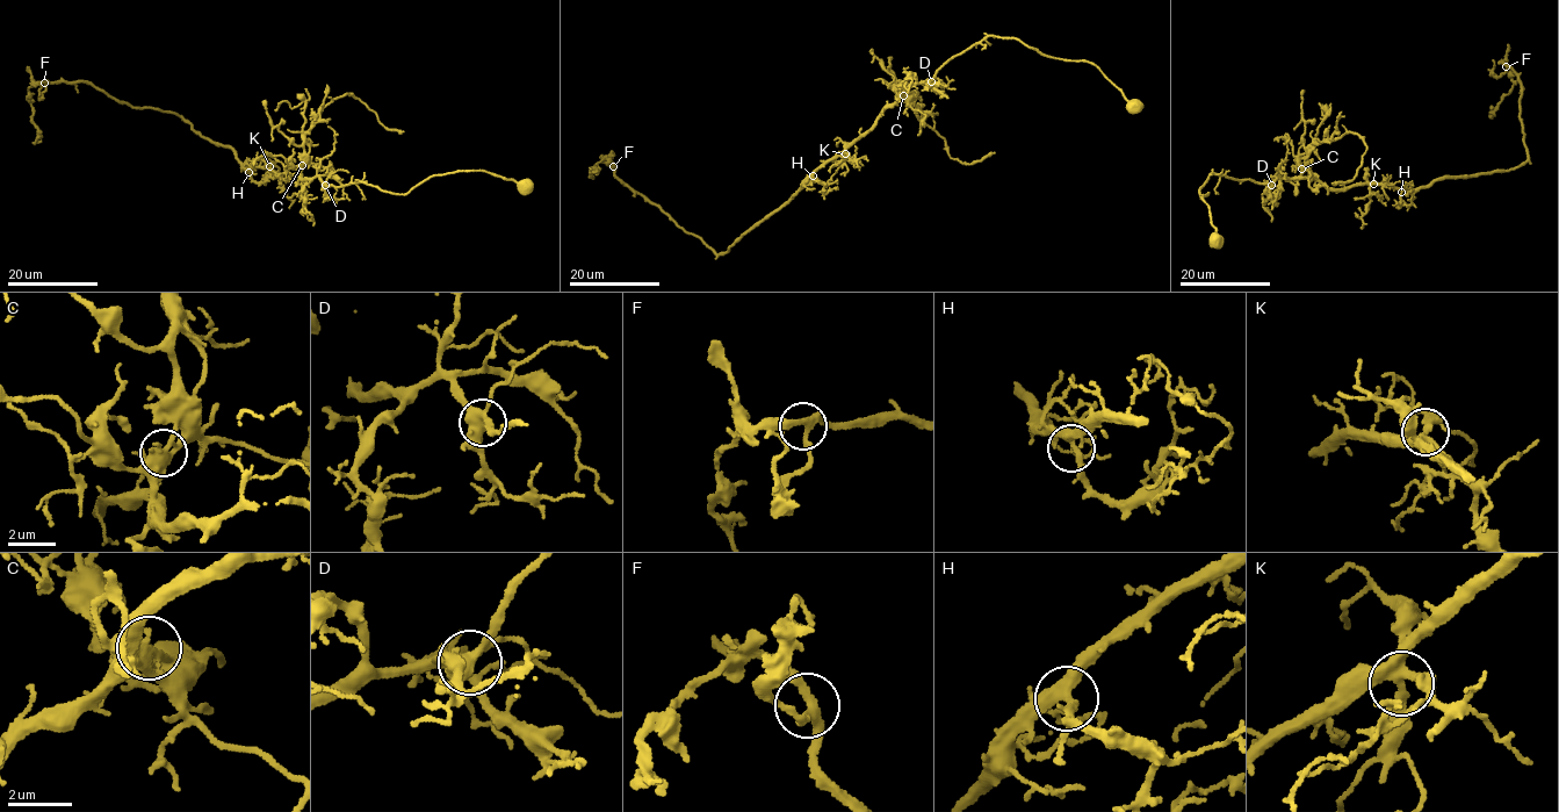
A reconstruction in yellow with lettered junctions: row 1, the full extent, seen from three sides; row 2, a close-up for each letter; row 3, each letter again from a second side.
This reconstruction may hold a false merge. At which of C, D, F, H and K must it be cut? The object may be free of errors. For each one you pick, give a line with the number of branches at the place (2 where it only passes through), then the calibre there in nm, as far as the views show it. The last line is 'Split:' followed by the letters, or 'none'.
C: branches 4; calibre 360 nm
Split: C

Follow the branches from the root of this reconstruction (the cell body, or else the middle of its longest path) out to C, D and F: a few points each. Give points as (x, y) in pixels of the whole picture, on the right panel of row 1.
C: (1384, 184), (1333, 189), (1301, 175), (1303, 169)
D: (1384, 184), (1333, 189), (1313, 179), (1278, 175), (1271, 185)
F: (1384, 184), (1414, 189), (1444, 177), (1522, 164), (1529, 157), (1520, 115), (1523, 90), (1518, 76), (1506, 66)

